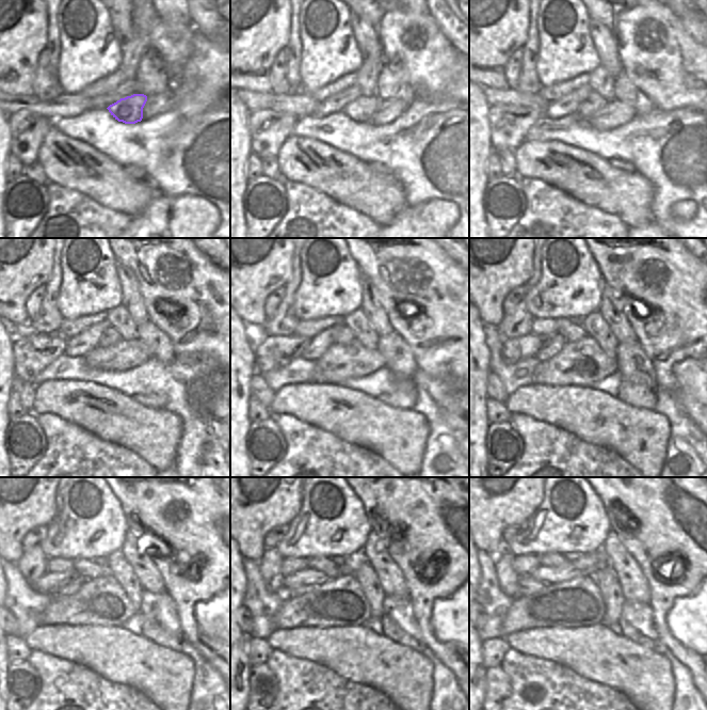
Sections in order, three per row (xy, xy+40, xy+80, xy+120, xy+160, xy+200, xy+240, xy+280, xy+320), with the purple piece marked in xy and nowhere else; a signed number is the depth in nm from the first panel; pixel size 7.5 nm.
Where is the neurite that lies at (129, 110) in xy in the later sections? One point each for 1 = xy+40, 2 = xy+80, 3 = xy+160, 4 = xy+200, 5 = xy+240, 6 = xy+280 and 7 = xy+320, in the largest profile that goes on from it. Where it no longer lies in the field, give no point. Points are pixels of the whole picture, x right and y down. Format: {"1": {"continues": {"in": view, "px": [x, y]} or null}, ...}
{"1": {"continues": {"in": "xy+40", "px": [362, 109]}}, "2": {"continues": {"in": "xy+80", "px": [593, 104]}}, "3": {"continues": {"in": "xy+160", "px": [341, 334]}}, "4": {"continues": {"in": "xy+200", "px": [571, 330]}}, "5": {"continues": {"in": "xy+240", "px": [86, 568]}}, "6": {"continues": {"in": "xy+280", "px": [324, 565]}}, "7": {"continues": {"in": "xy+320", "px": [550, 559]}}}

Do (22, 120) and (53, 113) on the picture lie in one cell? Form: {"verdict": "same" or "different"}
{"verdict": "different"}

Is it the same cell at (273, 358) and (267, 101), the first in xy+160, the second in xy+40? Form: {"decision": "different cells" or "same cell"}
{"decision": "different cells"}

